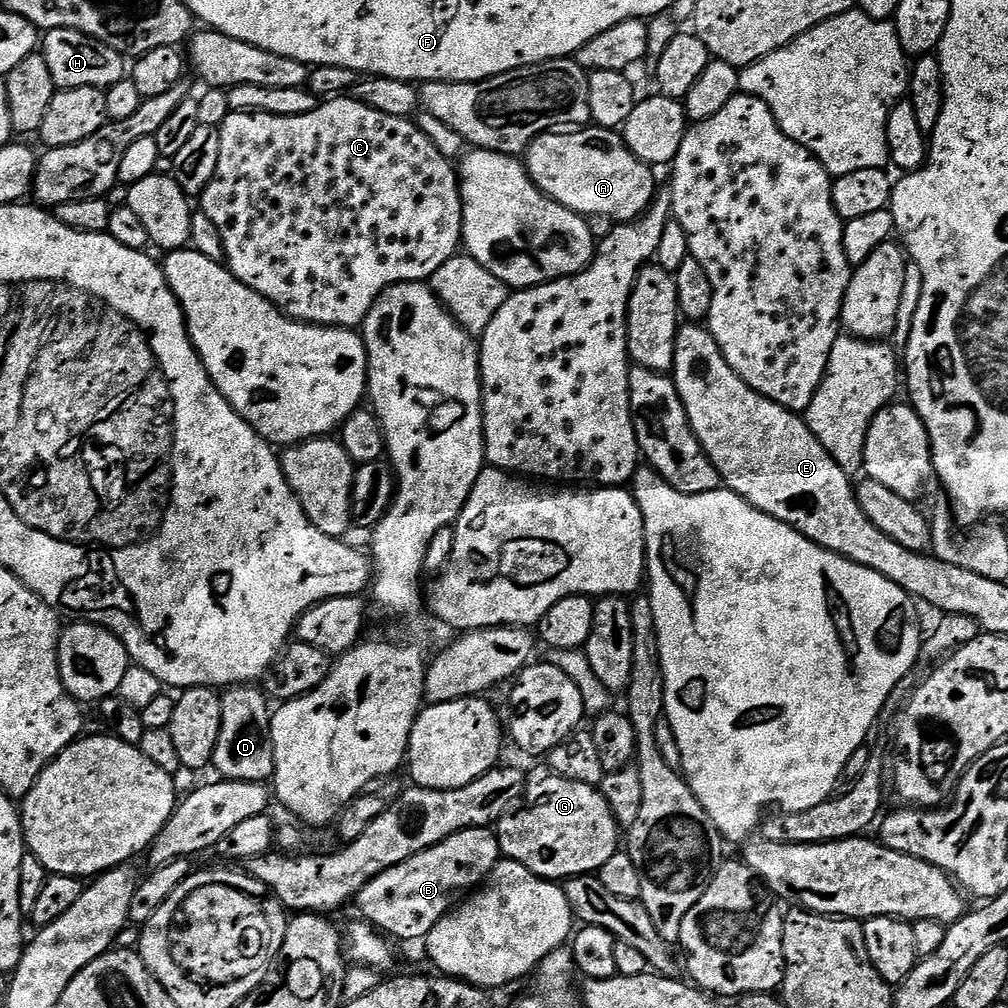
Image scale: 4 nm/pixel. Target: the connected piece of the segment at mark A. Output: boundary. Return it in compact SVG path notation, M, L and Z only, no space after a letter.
M584 126L579 130L553 130L538 136L528 145L524 154L528 175L544 195L566 206L571 212L587 217L590 214L610 214L614 222L637 220L656 197L658 185L652 177L653 169L642 163L624 145L623 135L611 128Z

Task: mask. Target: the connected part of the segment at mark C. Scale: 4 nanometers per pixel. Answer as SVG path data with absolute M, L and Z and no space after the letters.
M340 94L335 98L328 98L323 102L317 103L316 109L310 114L294 114L293 116L279 116L278 114L270 114L269 112L229 111L227 113L228 117L222 122L219 121L218 124L220 141L222 142L221 148L218 149L218 170L214 170L214 178L210 182L210 186L206 186L206 190L198 198L198 208L199 211L206 214L206 218L210 218L210 222L214 222L214 226L218 226L218 234L222 234L224 259L228 271L233 272L243 284L250 286L250 290L267 296L268 301L273 306L280 309L285 316L291 316L293 320L299 320L305 324L323 324L325 328L350 328L356 330L363 325L364 320L368 317L368 311L374 306L376 299L378 299L391 284L431 281L432 275L448 260L451 260L453 256L457 255L464 234L464 219L462 218L464 203L460 197L460 177L457 169L454 167L453 161L449 159L449 157L441 154L438 146L434 146L434 142L430 142L430 138L415 122L411 119L403 120L402 118L394 118L394 114L382 114L382 110L374 110L369 104L364 104L355 98L349 98L349 100L347 100L348 98L347 95Z

